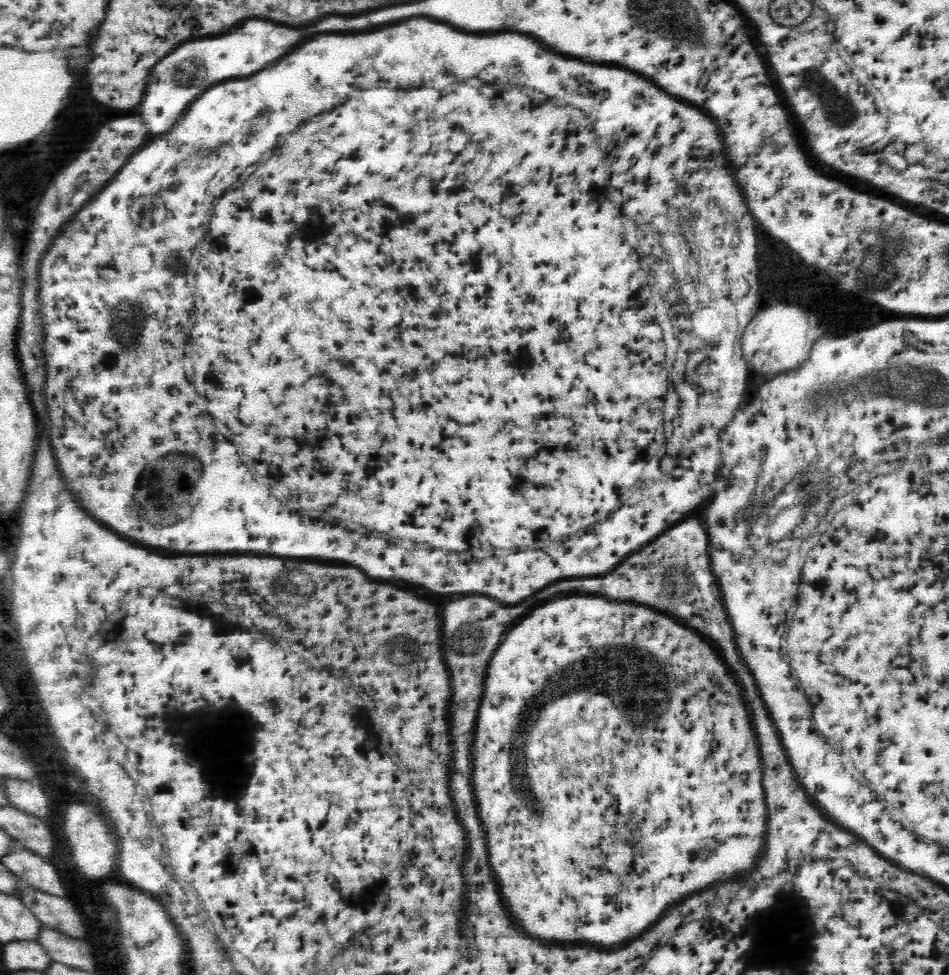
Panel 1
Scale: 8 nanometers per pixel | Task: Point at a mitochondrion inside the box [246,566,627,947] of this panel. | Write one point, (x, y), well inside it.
(291, 585)

